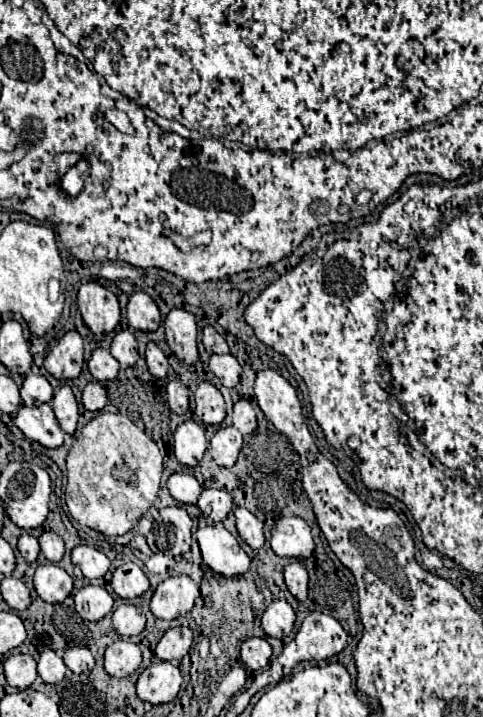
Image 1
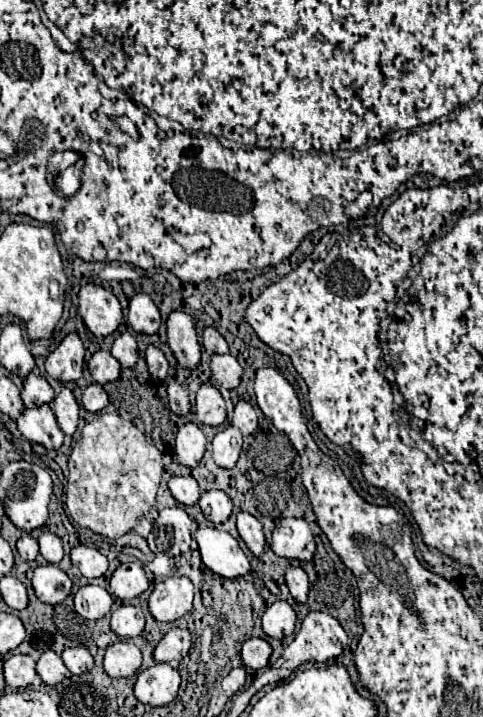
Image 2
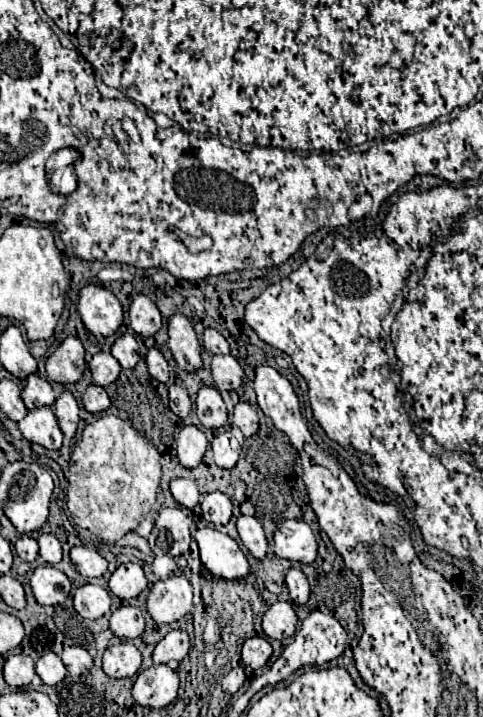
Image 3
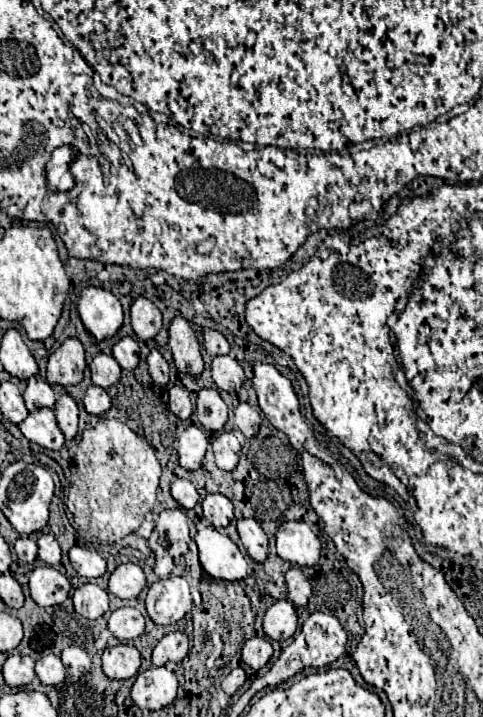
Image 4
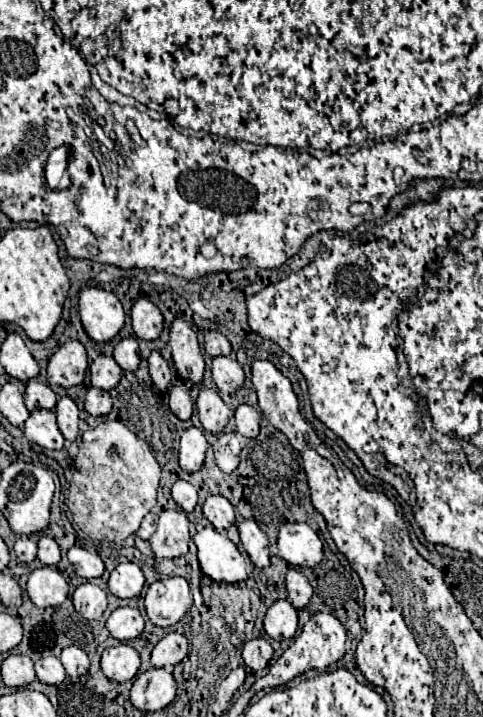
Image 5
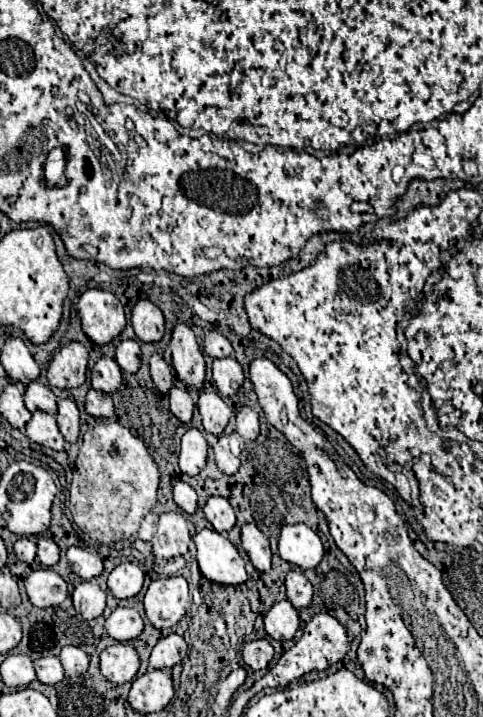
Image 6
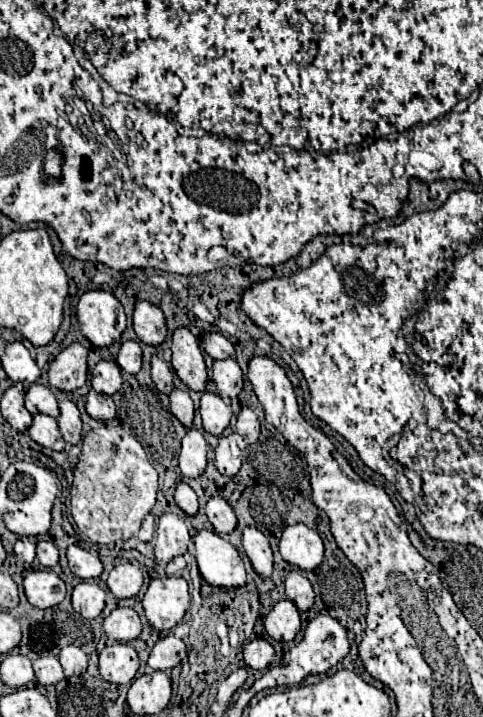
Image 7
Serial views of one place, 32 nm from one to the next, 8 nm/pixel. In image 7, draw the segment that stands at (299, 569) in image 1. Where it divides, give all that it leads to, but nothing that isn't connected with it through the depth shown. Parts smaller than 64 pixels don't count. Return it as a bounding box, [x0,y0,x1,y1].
[286,570,314,612]

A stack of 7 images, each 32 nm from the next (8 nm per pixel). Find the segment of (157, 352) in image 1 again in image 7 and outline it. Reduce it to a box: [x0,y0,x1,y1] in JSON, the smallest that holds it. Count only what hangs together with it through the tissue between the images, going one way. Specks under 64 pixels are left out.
[152,356,174,394]

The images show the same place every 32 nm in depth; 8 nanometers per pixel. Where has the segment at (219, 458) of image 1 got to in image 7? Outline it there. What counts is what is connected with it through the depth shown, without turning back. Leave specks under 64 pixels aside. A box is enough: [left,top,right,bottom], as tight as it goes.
[214,432,246,476]

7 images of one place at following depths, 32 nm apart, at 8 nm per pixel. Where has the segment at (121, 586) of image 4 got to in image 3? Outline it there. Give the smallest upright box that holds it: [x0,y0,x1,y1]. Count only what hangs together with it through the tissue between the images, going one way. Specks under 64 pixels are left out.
[110,564,148,600]

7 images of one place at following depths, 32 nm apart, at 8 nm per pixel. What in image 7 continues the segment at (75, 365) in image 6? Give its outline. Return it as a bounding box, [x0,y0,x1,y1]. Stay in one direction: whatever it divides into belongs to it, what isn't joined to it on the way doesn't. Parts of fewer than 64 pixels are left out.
[48,342,88,392]

